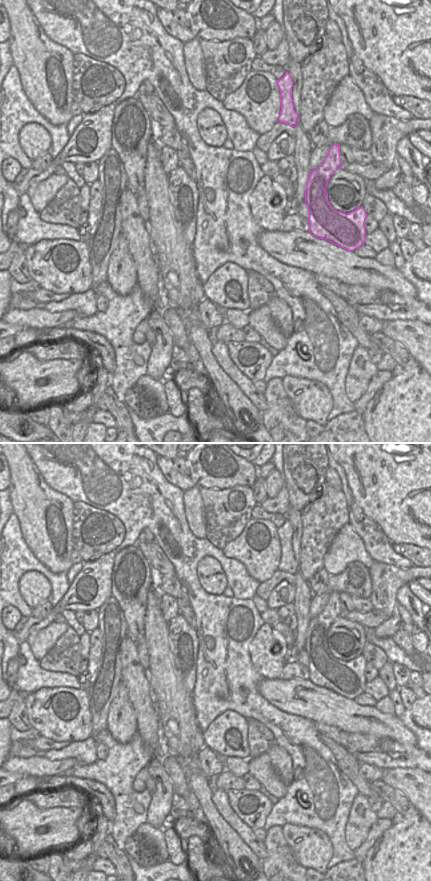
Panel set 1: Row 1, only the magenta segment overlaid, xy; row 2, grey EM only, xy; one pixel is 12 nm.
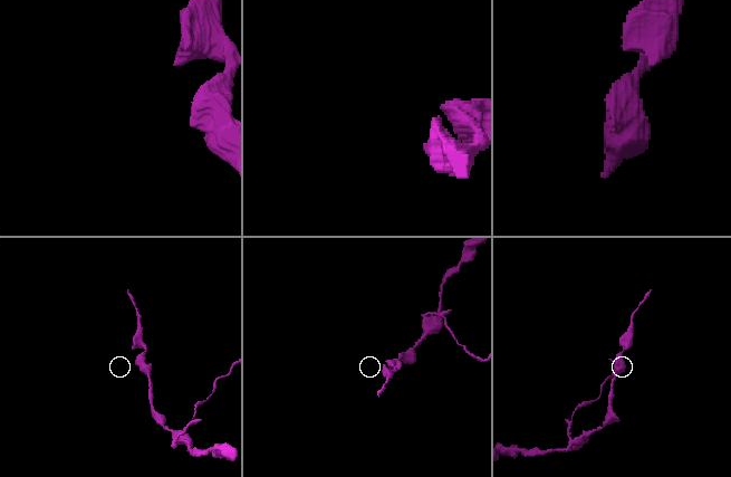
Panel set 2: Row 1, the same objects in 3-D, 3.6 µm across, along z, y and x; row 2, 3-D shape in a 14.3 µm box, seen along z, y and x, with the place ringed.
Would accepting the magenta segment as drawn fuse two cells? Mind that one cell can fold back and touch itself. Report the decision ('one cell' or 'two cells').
one cell

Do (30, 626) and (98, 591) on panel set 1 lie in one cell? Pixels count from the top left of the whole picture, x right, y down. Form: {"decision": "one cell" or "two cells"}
{"decision": "one cell"}

